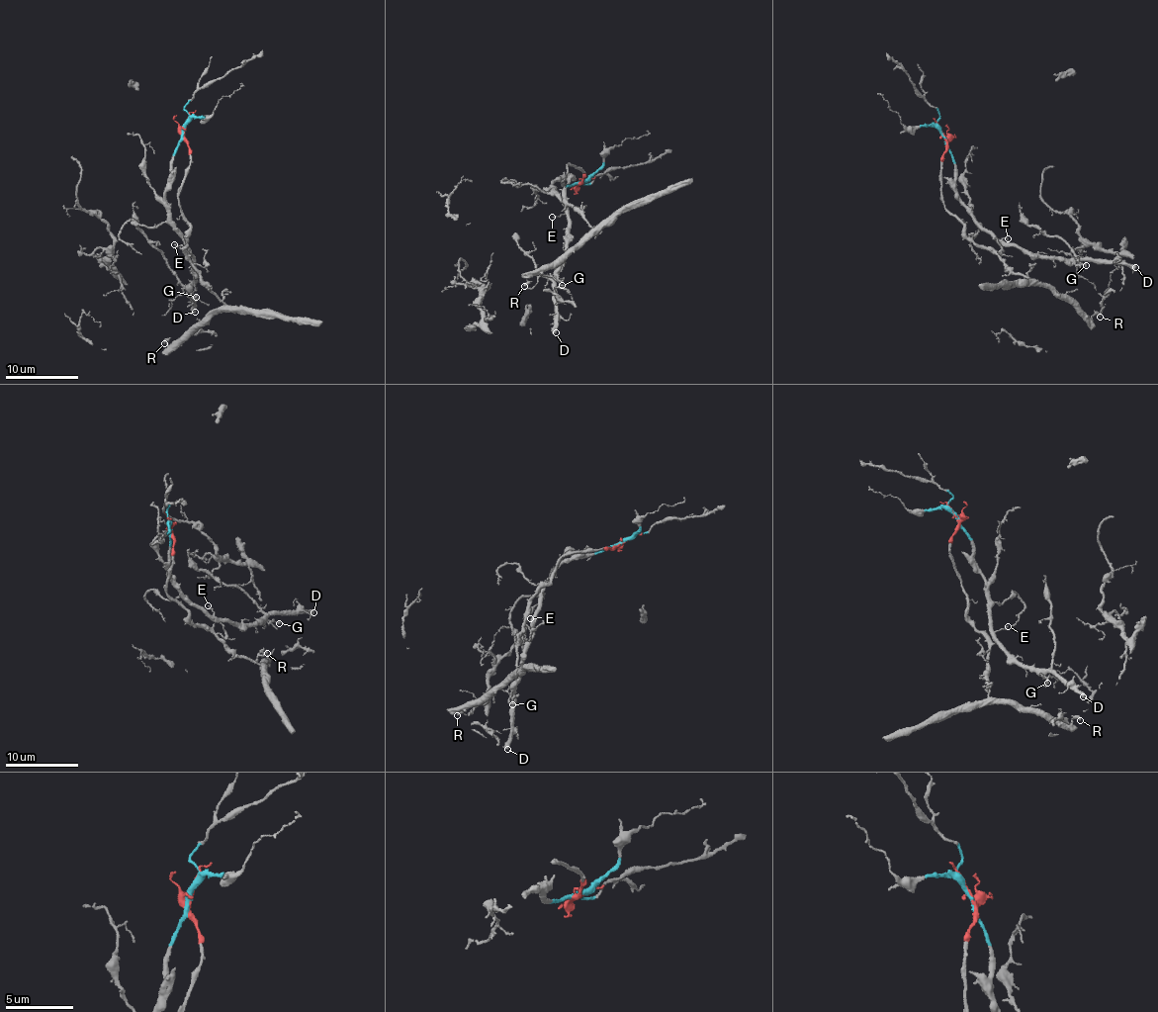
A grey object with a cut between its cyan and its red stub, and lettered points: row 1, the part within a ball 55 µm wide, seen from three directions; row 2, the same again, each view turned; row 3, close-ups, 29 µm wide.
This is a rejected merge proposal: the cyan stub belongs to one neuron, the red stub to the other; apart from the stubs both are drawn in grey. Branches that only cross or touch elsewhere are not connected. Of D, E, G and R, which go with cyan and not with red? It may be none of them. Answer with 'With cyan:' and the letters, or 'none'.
With cyan: D, E, G

